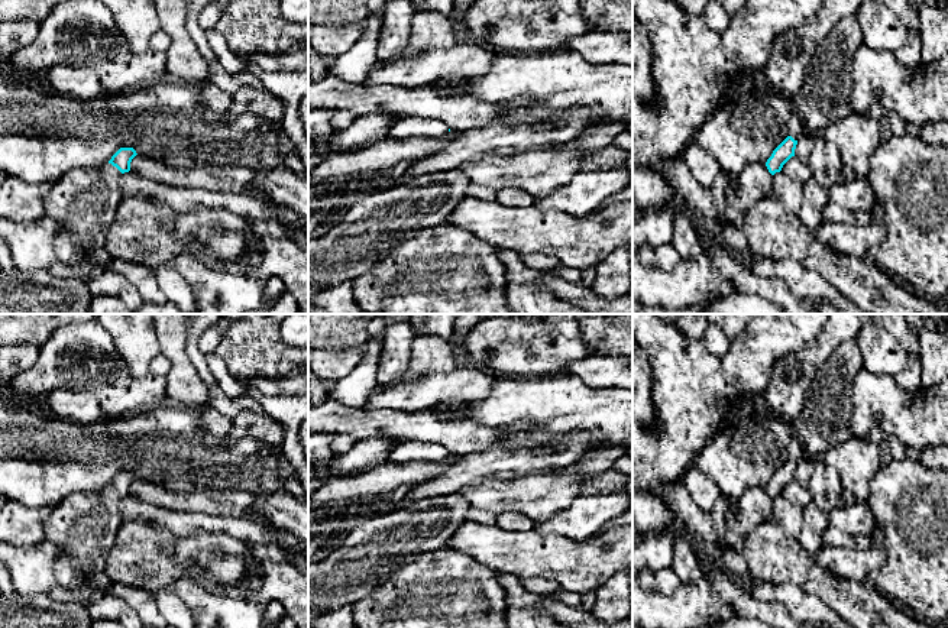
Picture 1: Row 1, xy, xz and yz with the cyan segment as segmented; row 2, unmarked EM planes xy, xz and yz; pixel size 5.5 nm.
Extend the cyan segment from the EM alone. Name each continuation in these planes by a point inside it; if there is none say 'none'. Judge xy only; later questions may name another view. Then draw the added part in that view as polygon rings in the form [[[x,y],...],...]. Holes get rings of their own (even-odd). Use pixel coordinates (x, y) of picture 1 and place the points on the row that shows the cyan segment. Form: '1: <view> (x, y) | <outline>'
1: xy (84, 201) | [[[106,162],[74,168],[54,182],[43,200],[45,216],[59,224],[54,250],[59,262],[78,269],[96,263],[93,255],[104,252],[106,233],[123,200],[122,172]]]

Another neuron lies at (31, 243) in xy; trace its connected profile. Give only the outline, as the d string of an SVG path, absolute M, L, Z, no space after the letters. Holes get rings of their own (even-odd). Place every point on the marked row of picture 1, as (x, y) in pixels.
M48 216L23 223L0 217L0 237L10 249L14 268L22 272L48 269L58 262L54 250L58 232L58 221Z

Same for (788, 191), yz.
M780 171L773 175L771 195L774 195L790 214L797 216L803 197L803 185Z

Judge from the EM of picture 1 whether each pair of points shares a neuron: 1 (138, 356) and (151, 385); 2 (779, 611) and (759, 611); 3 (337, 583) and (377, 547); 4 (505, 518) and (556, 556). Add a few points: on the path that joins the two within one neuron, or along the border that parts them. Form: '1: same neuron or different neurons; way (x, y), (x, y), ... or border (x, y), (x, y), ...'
1: different neurons; border (119, 355), (135, 376), (145, 376), (149, 372)
2: same neuron; way (775, 611), (763, 611)
3: same neuron; way (348, 575), (366, 556)
4: different neurons; border (495, 525), (504, 530), (533, 530)

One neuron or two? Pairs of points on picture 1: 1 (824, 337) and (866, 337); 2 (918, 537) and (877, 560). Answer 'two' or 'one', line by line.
1: two
2: two

